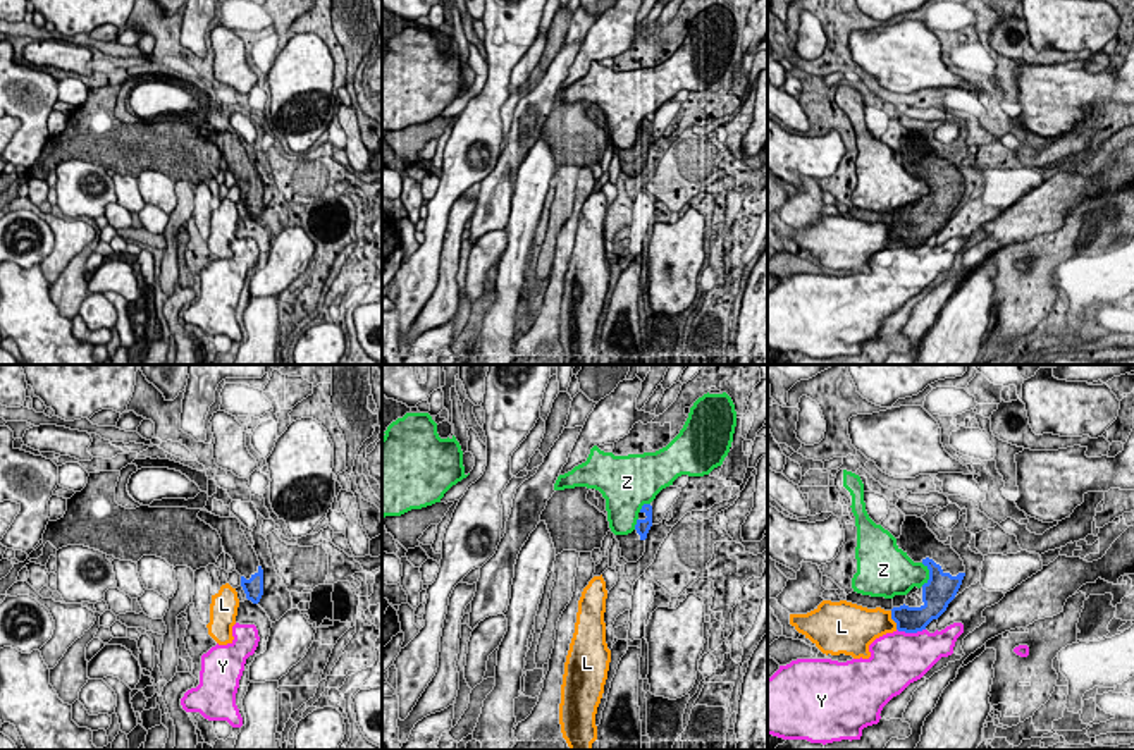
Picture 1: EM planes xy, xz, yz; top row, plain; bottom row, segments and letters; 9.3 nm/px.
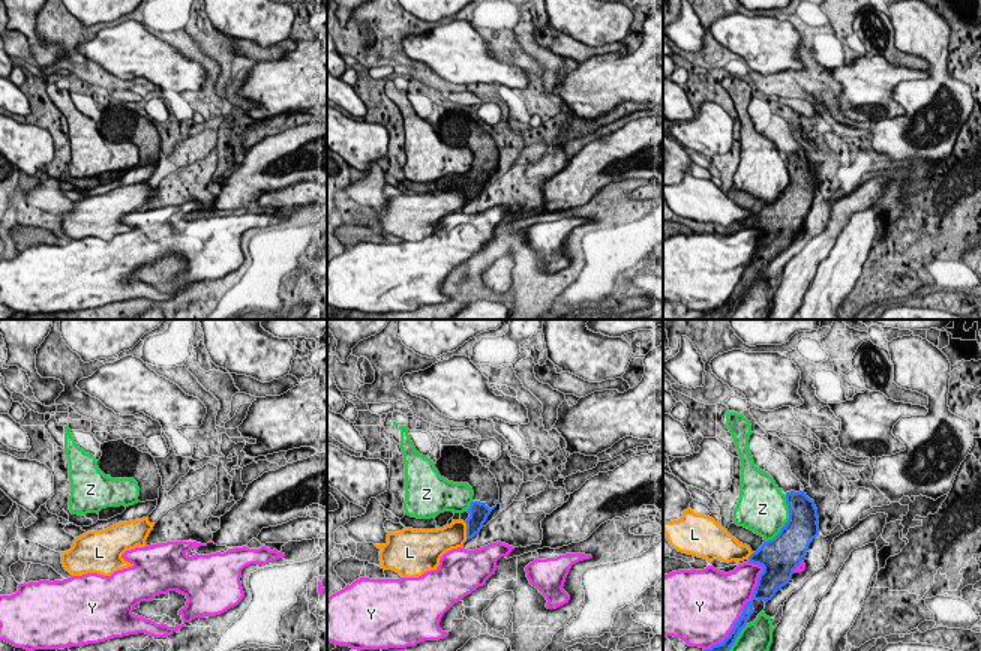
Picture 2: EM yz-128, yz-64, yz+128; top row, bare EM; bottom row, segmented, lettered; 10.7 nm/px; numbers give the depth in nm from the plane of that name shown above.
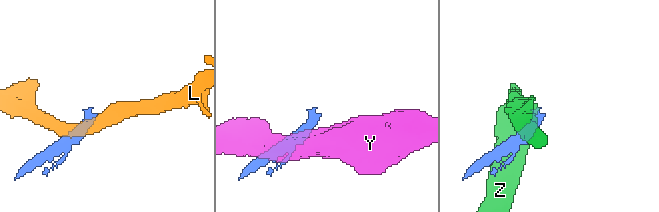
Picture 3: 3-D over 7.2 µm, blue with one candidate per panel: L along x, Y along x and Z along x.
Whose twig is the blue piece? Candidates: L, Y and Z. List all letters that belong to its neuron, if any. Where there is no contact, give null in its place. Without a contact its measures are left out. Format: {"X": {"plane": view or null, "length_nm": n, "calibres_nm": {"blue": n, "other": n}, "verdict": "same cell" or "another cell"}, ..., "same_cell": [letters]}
{"L": {"plane": "yz", "length_nm": 190, "calibres_nm": {"blue": 260, "other": 300}, "verdict": "another cell"}, "Y": {"plane": "yz", "length_nm": 280, "calibres_nm": {"blue": 260, "other": 480}, "verdict": "another cell"}, "Z": {"plane": "yz", "length_nm": 220, "calibres_nm": {"blue": 300, "other": 300}, "verdict": "another cell"}, "same_cell": []}

